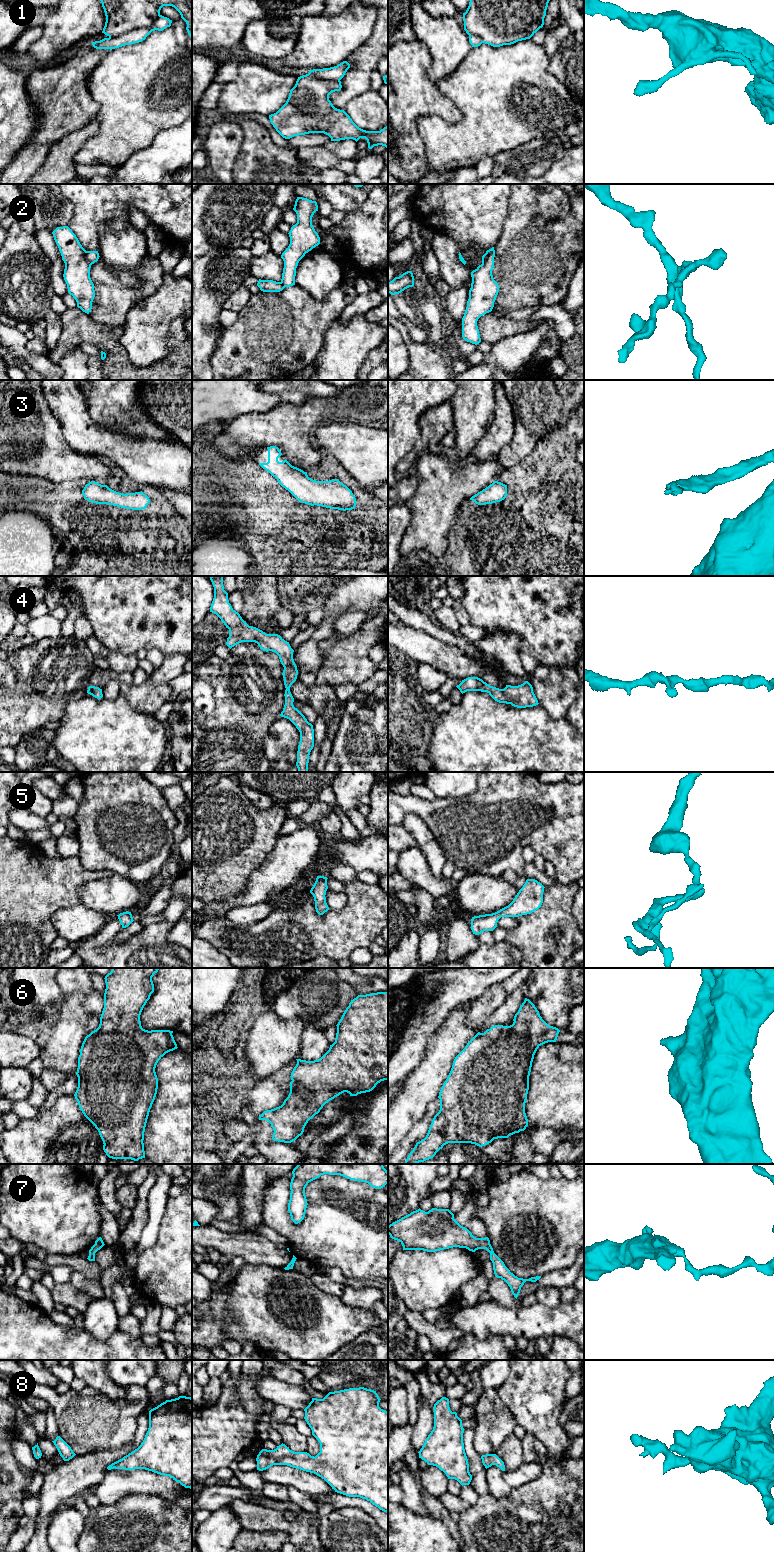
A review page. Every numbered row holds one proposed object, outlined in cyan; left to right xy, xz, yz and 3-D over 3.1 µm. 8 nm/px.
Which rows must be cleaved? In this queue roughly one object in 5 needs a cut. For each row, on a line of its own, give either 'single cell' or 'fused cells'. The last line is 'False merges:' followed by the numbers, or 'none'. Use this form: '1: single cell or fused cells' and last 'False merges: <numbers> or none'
1: single cell
2: fused cells
3: single cell
4: single cell
5: single cell
6: single cell
7: single cell
8: single cell
False merges: 2

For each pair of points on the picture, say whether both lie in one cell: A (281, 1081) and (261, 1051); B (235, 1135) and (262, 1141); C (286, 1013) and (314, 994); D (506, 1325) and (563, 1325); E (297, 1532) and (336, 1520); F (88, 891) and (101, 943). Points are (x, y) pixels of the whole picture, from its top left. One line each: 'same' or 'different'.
A: different
B: same
C: same
D: same
E: different
F: different

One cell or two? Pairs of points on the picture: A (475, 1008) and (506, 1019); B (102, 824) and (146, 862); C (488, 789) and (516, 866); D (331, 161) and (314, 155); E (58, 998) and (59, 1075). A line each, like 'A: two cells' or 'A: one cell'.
A: two cells
B: one cell
C: one cell
D: one cell
E: two cells

